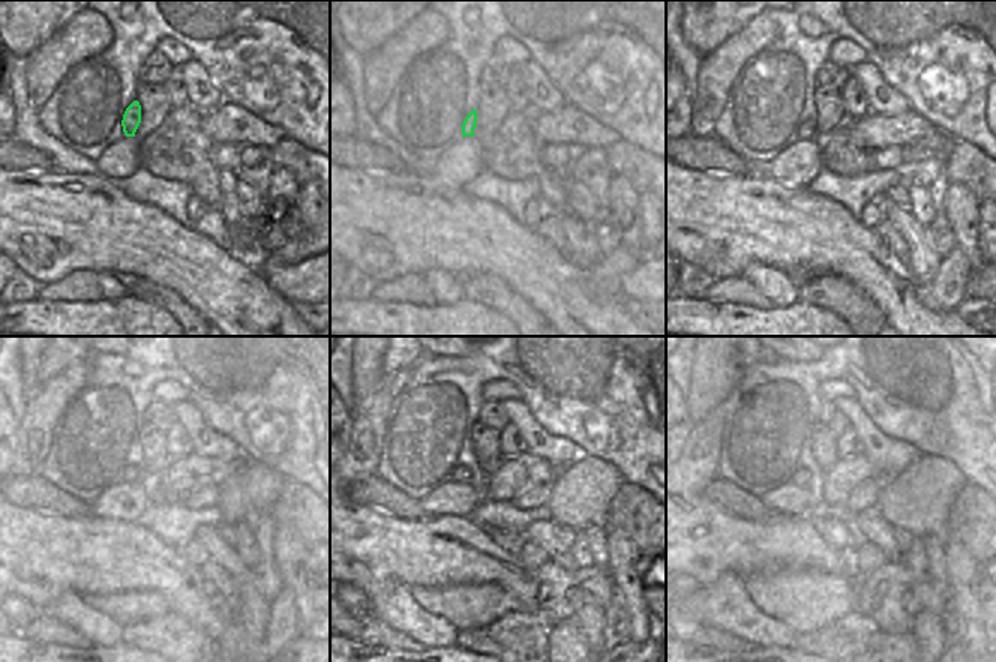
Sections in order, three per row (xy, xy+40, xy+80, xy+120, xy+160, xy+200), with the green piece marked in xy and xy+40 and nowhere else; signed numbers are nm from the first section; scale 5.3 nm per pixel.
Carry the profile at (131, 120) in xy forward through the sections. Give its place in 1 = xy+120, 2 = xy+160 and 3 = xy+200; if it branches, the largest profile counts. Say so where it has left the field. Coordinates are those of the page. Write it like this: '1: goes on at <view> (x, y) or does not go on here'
1: goes on at xy+120 (131, 475)
2: goes on at xy+160 (462, 475)
3: goes on at xy+200 (801, 479)

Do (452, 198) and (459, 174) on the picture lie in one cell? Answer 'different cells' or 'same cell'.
different cells

